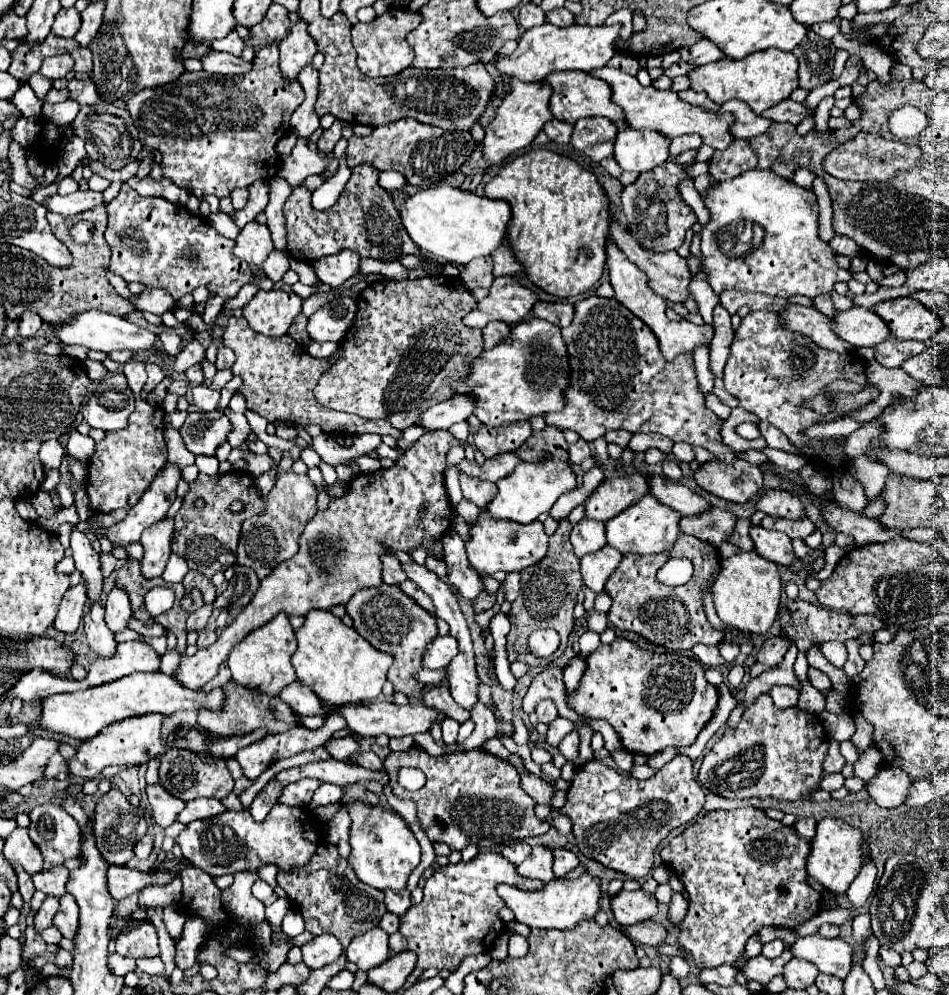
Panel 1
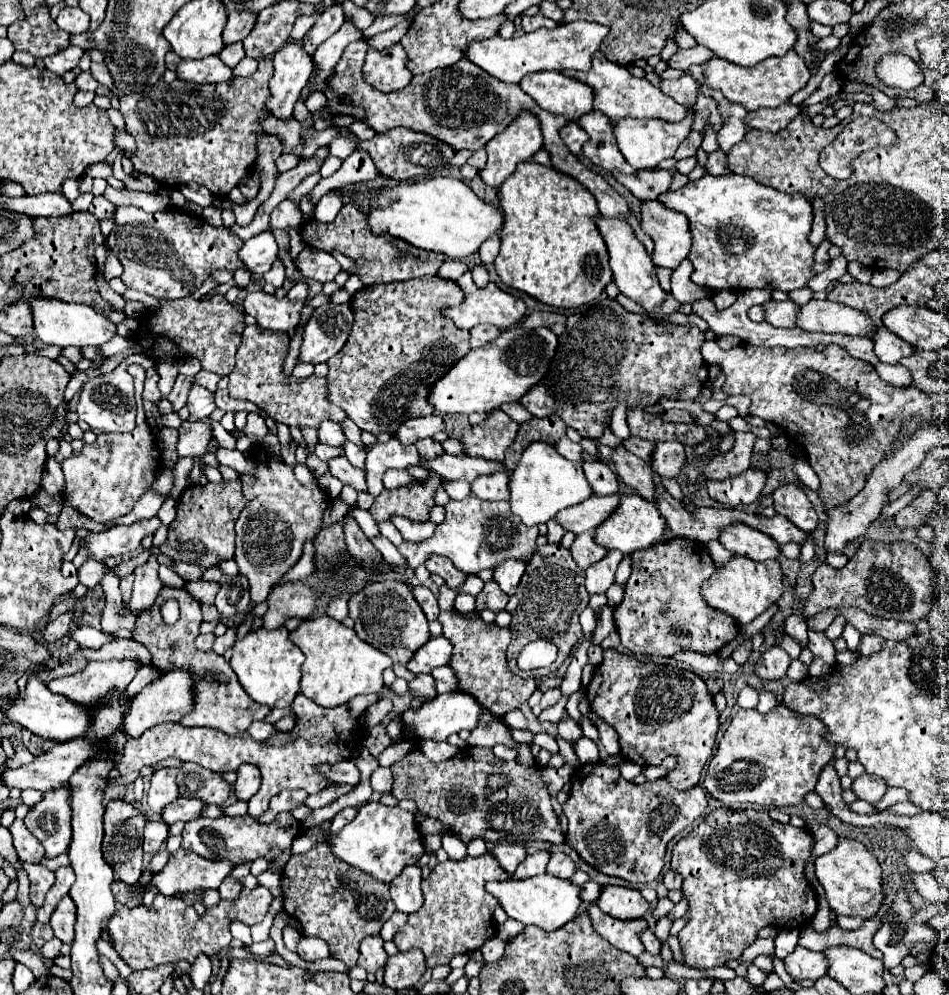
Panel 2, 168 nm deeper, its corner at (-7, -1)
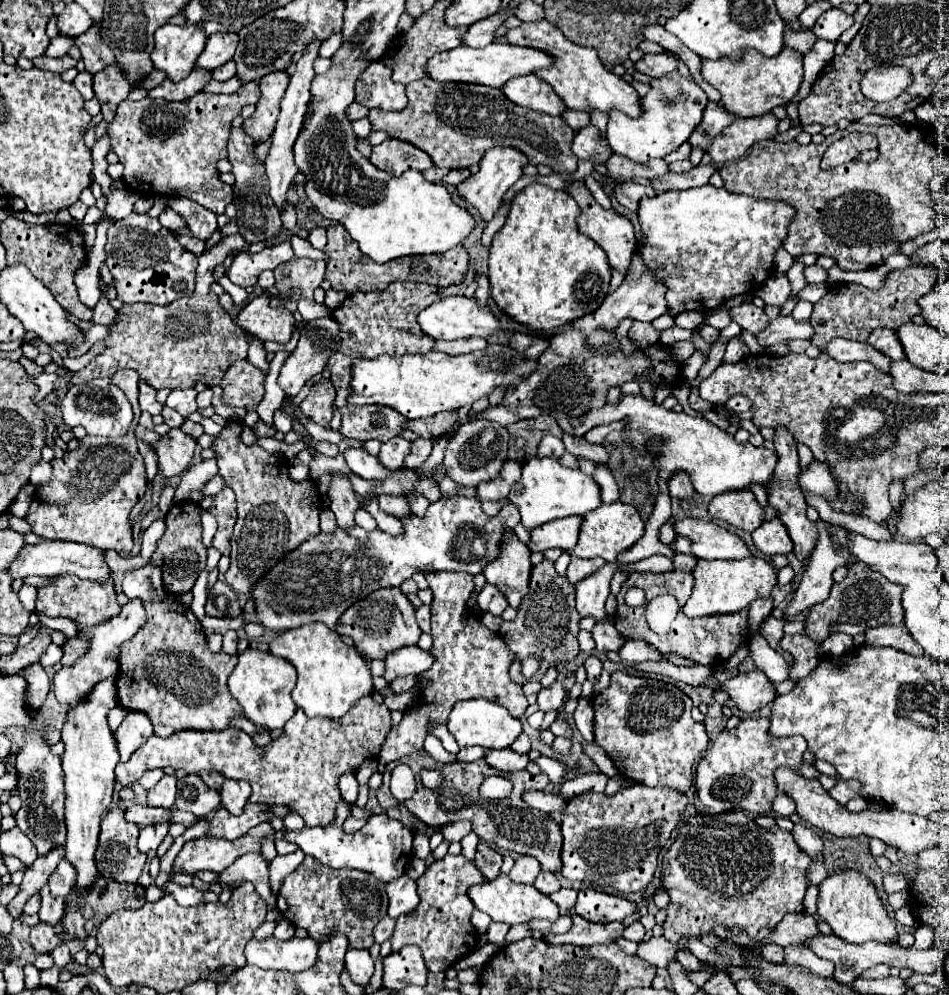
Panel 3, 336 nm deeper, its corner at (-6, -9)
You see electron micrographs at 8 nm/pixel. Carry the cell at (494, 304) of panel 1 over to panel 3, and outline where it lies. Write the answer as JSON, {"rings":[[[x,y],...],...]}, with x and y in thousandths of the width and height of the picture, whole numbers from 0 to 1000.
{"rings":[[[470,298],[470,301],[464,301],[462,305],[455,305],[447,313],[443,313],[440,327],[455,341],[468,341],[468,343],[493,341],[493,339],[514,341],[527,333],[527,323],[518,317],[518,313],[514,309],[504,311],[502,301],[493,301],[493,298]]]}

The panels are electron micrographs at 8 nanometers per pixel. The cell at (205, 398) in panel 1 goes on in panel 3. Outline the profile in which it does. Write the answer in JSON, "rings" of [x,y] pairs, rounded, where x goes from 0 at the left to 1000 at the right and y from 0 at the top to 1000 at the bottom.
{"rings":[[[192,391],[192,393],[181,393],[175,401],[175,409],[185,411],[192,419],[198,419],[200,415],[204,415],[209,411],[207,407],[207,391]]]}

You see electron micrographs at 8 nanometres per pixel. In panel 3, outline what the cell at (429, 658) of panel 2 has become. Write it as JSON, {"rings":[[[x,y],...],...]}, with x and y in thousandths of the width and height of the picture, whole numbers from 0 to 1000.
{"rings":[[[430,650],[430,652],[417,652],[417,656],[409,656],[405,662],[407,674],[405,682],[411,686],[417,680],[426,678],[443,678],[445,674],[455,670],[457,660],[451,654],[445,654],[440,650]]]}

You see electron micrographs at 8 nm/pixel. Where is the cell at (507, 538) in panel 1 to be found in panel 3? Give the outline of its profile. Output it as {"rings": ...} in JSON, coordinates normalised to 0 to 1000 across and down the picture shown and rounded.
{"rings":[[[466,499],[451,508],[447,520],[434,516],[434,520],[421,522],[426,528],[424,538],[409,538],[400,532],[390,534],[384,544],[375,544],[362,532],[354,532],[350,536],[335,536],[306,554],[299,562],[295,562],[287,572],[282,572],[276,582],[263,592],[263,602],[268,604],[272,624],[289,634],[310,632],[320,626],[341,626],[348,632],[354,630],[358,618],[373,608],[375,604],[384,602],[396,592],[403,590],[421,590],[428,582],[436,576],[455,576],[455,574],[489,574],[495,578],[508,576],[508,572],[525,560],[527,542],[533,530],[544,530],[548,526],[548,516],[540,506],[533,506],[523,520],[514,520],[506,504],[499,499]]]}

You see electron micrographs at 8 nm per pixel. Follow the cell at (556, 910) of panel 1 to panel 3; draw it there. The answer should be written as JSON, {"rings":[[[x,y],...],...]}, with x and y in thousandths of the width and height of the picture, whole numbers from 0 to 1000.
{"rings":[[[527,877],[518,885],[510,885],[508,889],[495,891],[493,893],[493,902],[499,908],[499,912],[506,914],[508,918],[516,920],[518,926],[531,926],[535,930],[554,928],[558,924],[577,924],[577,926],[586,926],[588,924],[588,912],[577,899],[571,899],[569,895],[565,895],[563,889],[540,887],[537,881],[531,879],[531,877]]]}

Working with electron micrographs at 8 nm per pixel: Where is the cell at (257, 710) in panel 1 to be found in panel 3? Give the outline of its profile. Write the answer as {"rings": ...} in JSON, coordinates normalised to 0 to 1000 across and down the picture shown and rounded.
{"rings":[[[185,602],[177,604],[154,604],[154,626],[148,634],[126,650],[126,672],[122,680],[122,694],[126,701],[126,709],[135,715],[156,717],[162,737],[169,741],[179,741],[192,733],[209,733],[209,735],[232,735],[242,731],[242,723],[247,719],[255,719],[251,705],[240,696],[240,680],[249,670],[249,658],[240,656],[223,656],[217,648],[215,634],[211,624],[204,620],[200,610],[188,606]]]}

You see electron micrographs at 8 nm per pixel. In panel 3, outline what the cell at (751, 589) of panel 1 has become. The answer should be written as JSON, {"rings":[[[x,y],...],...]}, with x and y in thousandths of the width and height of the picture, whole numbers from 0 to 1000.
{"rings":[[[788,560],[776,564],[736,564],[729,578],[731,578],[729,598],[721,608],[721,616],[725,620],[778,616],[780,612],[790,610],[795,602],[811,600],[811,594],[818,588],[818,572],[813,570],[811,564],[803,560]]]}

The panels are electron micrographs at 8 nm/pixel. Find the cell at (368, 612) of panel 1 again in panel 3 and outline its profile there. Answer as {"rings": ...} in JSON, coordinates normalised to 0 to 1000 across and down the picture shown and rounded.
{"rings":[[[417,590],[417,592],[398,592],[396,596],[390,596],[386,602],[373,606],[371,612],[367,612],[367,616],[358,620],[358,628],[354,628],[354,636],[371,640],[377,654],[386,656],[388,662],[405,662],[411,654],[438,648],[445,634],[438,626],[434,606]]]}

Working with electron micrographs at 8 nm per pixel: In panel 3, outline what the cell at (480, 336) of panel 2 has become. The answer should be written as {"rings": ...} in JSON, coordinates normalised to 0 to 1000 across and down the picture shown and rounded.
{"rings":[[[481,341],[481,343],[459,343],[457,353],[466,353],[472,357],[487,357],[497,355],[502,351],[512,351],[512,341]]]}

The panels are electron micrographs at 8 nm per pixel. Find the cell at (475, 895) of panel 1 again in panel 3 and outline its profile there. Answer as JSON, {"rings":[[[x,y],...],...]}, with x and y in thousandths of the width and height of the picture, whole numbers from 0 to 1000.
{"rings":[[[470,859],[464,865],[457,865],[453,871],[449,871],[447,879],[438,885],[443,897],[440,912],[434,918],[421,920],[417,924],[417,932],[411,942],[413,956],[421,956],[426,950],[440,950],[445,954],[449,972],[457,978],[470,976],[485,962],[497,958],[497,952],[502,952],[499,932],[495,930],[495,918],[499,910],[493,904],[491,895],[493,891],[508,885],[510,881],[489,859]]]}

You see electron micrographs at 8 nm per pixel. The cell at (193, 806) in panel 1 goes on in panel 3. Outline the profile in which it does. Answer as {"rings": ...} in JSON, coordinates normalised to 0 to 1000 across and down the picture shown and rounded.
{"rings":[[[139,809],[131,815],[131,821],[135,827],[143,829],[164,829],[179,825],[179,815],[177,813],[164,813],[164,811],[150,811],[150,809]]]}

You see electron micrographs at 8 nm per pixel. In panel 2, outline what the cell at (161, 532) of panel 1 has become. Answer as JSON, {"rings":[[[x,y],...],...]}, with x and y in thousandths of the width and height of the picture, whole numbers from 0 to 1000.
{"rings":[[[161,550],[155,566],[142,570],[140,578],[142,578],[142,588],[140,588],[140,598],[136,602],[136,606],[132,608],[136,614],[140,614],[142,618],[146,618],[149,614],[157,612],[168,596],[168,592],[172,590],[170,582],[168,582],[168,550]]]}

